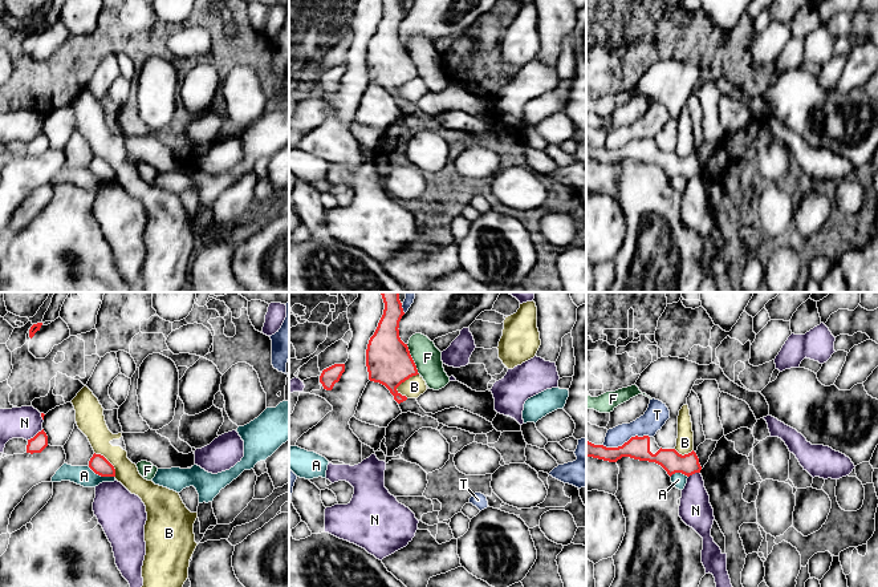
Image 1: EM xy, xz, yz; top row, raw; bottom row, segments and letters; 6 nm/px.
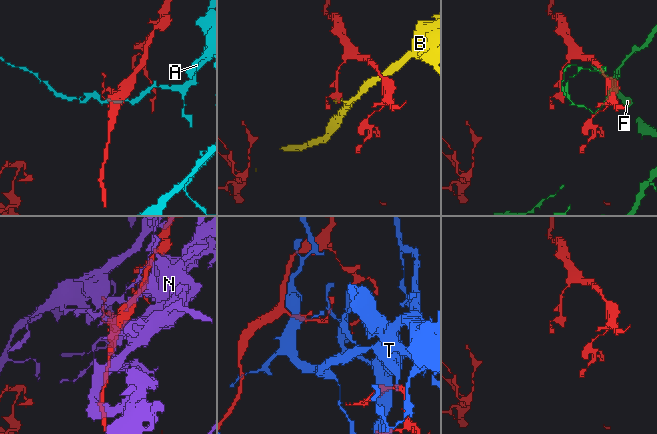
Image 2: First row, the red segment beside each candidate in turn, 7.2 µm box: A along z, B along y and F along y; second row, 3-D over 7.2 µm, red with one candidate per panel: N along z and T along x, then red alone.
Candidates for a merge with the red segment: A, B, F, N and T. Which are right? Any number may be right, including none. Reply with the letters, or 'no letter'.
no letter

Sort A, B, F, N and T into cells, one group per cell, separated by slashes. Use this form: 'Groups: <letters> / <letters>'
Groups: A / B / F / N / T

